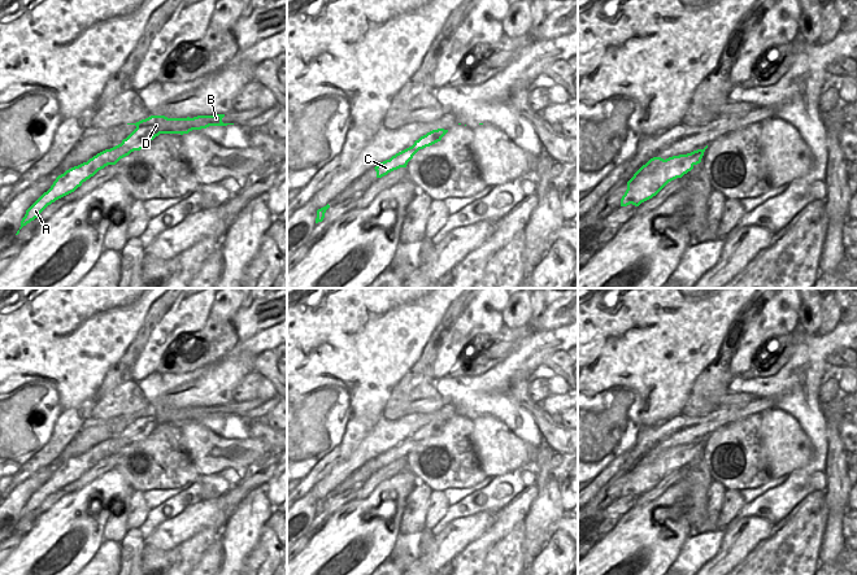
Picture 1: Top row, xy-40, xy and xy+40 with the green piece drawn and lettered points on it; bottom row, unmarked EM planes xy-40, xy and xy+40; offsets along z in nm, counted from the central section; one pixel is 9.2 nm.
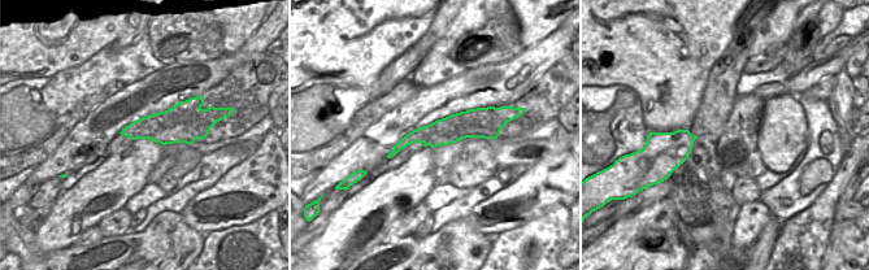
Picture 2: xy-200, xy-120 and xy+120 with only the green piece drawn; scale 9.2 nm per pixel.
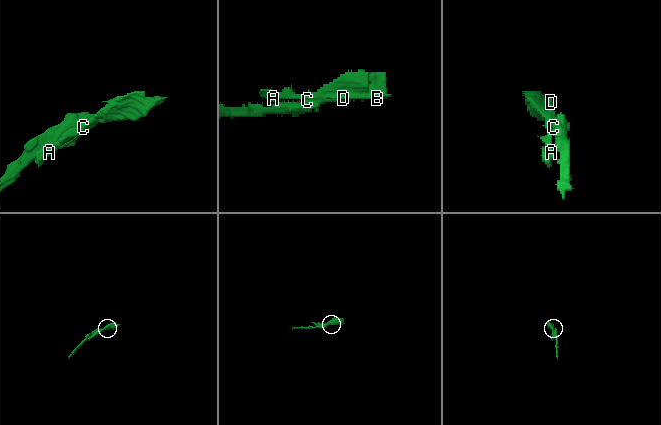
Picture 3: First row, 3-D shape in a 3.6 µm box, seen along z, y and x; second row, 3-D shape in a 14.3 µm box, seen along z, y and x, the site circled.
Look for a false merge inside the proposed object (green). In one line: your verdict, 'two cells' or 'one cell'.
two cells

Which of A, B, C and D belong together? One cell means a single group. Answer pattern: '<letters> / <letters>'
A B D / C

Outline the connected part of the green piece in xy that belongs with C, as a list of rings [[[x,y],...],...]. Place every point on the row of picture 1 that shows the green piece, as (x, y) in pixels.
[[[400,156],[380,162],[378,166],[374,167],[377,171],[377,178],[382,178],[391,171],[403,167],[399,162],[400,162]]]

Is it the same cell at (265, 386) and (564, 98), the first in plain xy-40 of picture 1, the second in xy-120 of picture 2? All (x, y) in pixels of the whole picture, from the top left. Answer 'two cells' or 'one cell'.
one cell

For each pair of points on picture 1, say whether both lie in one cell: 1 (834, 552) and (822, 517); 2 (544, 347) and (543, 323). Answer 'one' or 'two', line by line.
1: two
2: two

